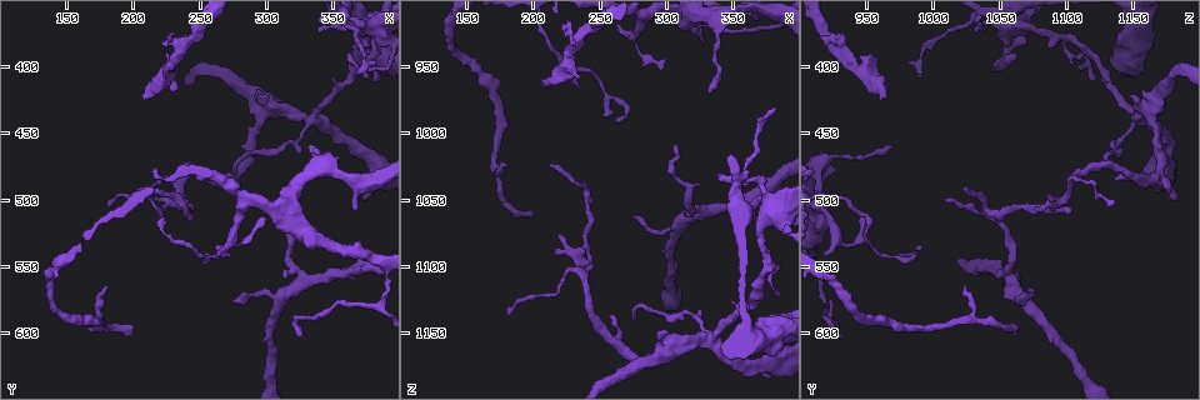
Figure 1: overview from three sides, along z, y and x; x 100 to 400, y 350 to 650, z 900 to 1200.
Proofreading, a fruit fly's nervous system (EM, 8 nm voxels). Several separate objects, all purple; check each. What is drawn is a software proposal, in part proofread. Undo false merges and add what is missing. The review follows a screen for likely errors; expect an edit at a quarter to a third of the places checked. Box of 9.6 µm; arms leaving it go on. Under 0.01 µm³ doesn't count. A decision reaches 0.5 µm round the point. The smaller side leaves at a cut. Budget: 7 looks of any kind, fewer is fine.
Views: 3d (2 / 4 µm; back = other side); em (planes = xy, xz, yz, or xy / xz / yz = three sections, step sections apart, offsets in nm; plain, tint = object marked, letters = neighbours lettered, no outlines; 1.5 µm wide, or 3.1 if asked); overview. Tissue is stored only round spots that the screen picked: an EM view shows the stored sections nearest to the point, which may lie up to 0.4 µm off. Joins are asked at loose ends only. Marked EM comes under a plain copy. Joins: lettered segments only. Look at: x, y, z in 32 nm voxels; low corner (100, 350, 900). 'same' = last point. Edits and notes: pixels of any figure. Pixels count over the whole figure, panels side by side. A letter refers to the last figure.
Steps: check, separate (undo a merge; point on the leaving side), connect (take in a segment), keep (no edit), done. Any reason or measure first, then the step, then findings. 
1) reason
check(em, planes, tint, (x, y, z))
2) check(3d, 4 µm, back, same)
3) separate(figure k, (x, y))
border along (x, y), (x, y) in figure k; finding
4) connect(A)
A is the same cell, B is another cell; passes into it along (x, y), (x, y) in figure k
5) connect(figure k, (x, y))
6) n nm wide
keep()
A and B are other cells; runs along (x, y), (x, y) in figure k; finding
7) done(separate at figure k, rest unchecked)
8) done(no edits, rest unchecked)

tapers out
check(em, planes, letters, (328, 602, 932))

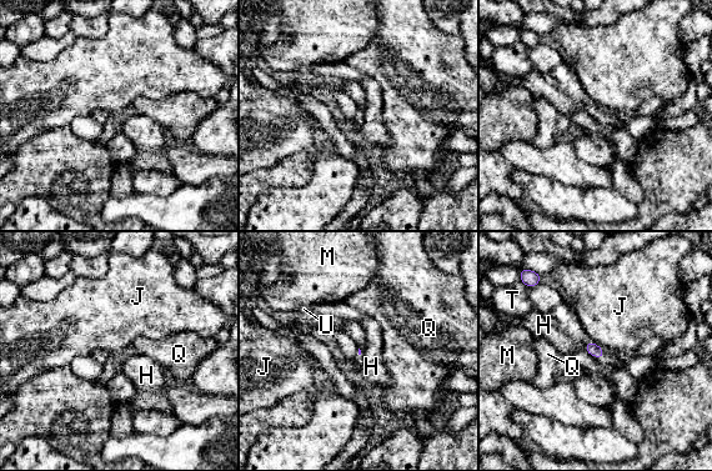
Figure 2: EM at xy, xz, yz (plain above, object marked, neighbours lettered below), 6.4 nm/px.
keep()
H, J, M, Q, T and U are other cells; border along (592, 340), (605, 351) in figure 2; none of them fits

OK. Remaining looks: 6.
check(3d, 2 µm, (182, 566, 1024))

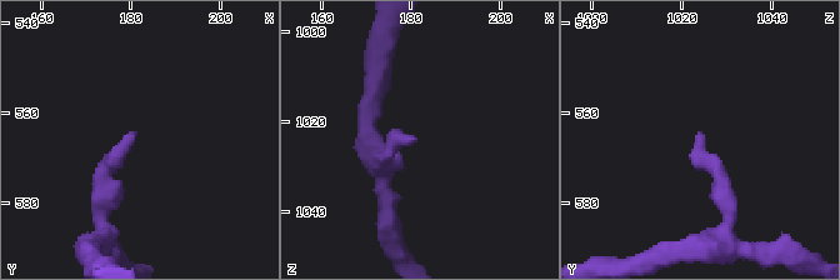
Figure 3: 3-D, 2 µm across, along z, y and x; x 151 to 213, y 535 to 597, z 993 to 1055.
check(em, xy, step 8, tint, (181, 566, 1025))

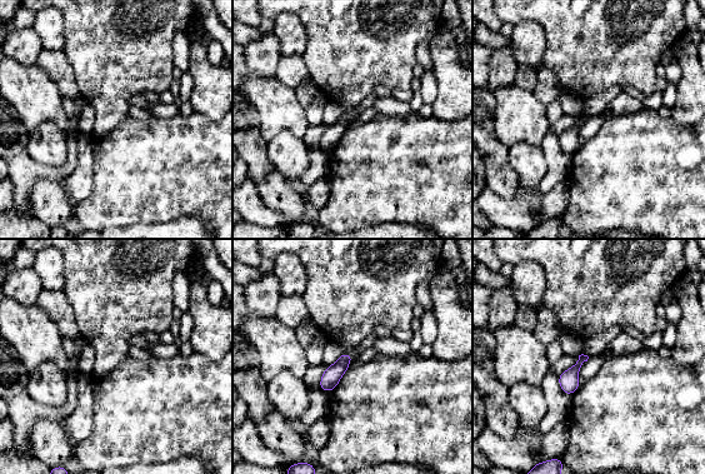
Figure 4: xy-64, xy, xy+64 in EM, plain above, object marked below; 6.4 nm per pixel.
another direction
check(em, planes, letters, same)

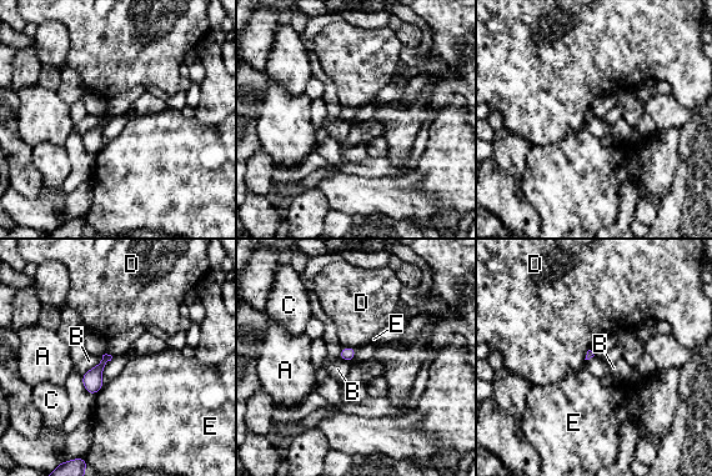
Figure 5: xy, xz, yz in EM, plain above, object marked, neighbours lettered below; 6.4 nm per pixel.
keep()
A, B, C, D and E are other cells; border along (103, 356), (96, 365), (81, 375) in figure 5; no lettered segment goes on from it

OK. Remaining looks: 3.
an open end
check(3d, 2 µm, (198, 600, 1064))

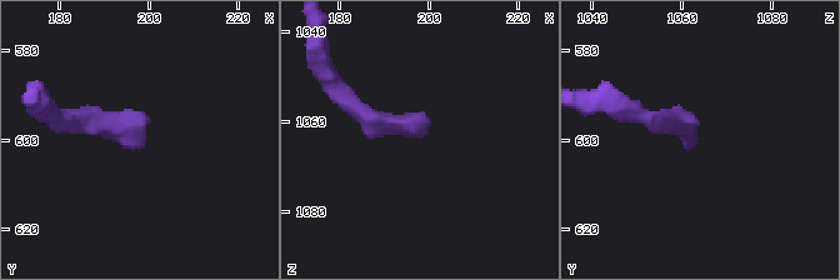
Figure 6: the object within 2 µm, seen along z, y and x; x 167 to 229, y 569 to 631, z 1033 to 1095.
now the EM
check(em, planes, letters, (198, 601, 1062))

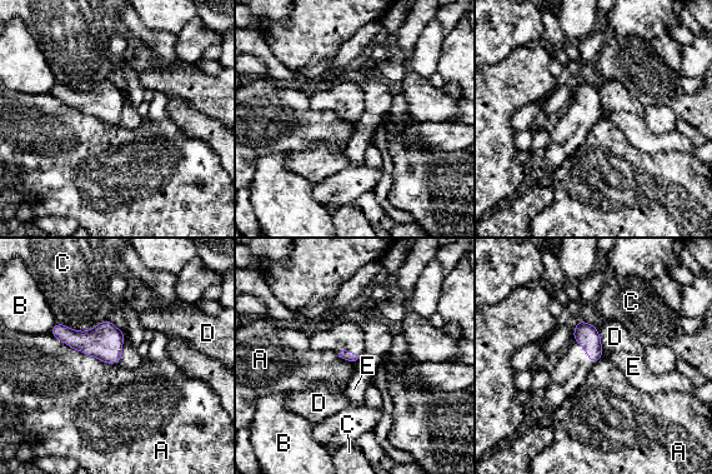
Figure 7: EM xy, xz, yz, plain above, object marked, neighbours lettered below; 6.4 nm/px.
keep()
A, B, C, D and E are other cells; border along (50, 333), (75, 349), (116, 364) in figure 7; no lettered segment goes on from it

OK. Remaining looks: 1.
done(no edits, rest unchecked)

